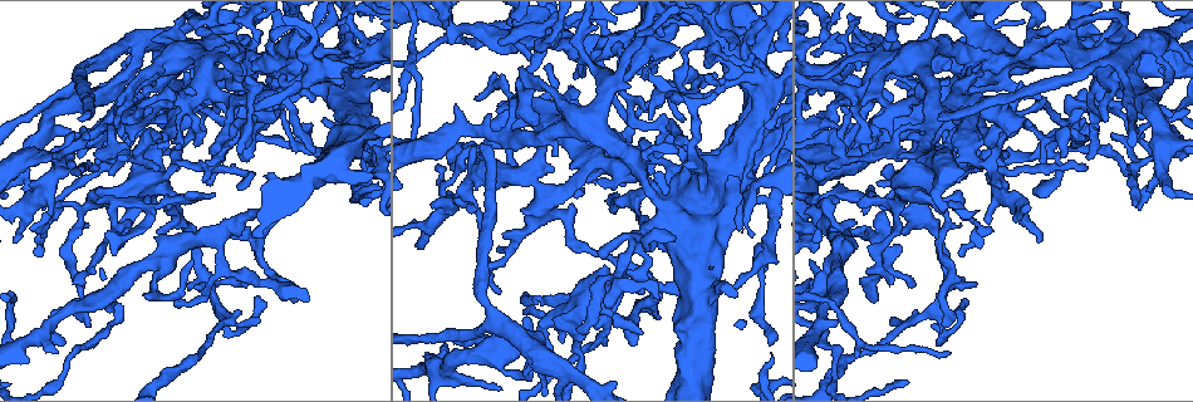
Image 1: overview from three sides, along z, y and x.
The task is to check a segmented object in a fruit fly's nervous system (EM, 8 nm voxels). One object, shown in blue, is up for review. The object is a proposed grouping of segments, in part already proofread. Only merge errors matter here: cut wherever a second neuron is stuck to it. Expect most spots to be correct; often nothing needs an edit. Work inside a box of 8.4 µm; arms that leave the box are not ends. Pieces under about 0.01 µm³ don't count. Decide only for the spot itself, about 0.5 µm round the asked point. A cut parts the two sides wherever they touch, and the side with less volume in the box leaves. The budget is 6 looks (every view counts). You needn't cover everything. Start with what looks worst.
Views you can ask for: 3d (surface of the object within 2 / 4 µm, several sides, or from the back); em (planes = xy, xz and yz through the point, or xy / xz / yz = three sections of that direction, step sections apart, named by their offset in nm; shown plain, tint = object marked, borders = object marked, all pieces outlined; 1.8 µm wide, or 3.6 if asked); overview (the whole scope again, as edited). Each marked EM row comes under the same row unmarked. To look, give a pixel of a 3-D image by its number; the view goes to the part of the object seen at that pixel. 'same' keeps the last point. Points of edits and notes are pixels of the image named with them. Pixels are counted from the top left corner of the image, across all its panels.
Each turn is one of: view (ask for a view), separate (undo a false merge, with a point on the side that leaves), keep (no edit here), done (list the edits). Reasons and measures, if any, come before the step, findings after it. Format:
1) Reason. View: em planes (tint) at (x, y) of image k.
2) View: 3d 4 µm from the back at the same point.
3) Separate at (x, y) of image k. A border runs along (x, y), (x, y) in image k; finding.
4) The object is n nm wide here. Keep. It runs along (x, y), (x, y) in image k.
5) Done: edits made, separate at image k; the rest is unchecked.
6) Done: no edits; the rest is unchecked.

Calibre changes. View: em planes (borders) at (731, 160) of image 1.

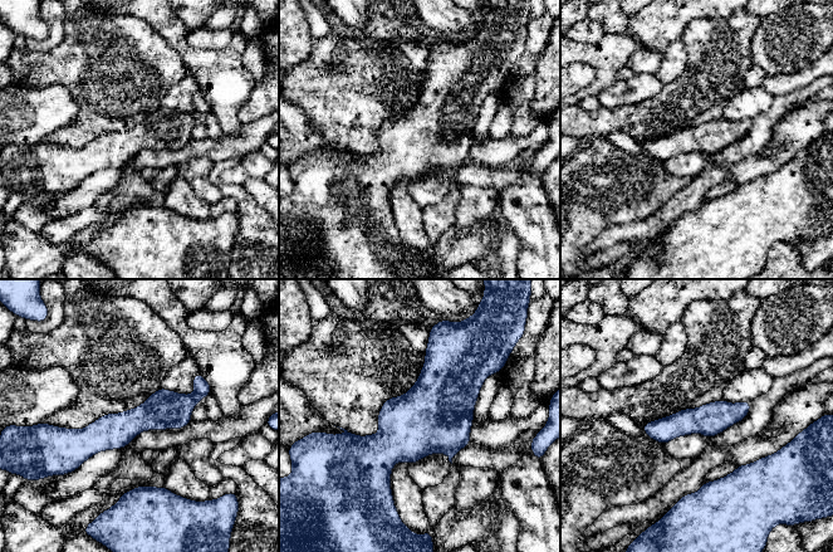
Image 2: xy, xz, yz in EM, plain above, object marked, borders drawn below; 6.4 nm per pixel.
The object is 200 nm wide here. Keep. Continuous, no second neuron.

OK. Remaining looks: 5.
Small branch off a trunk. View: em xy step 16 (tint) at (1130, 76) of image 1.

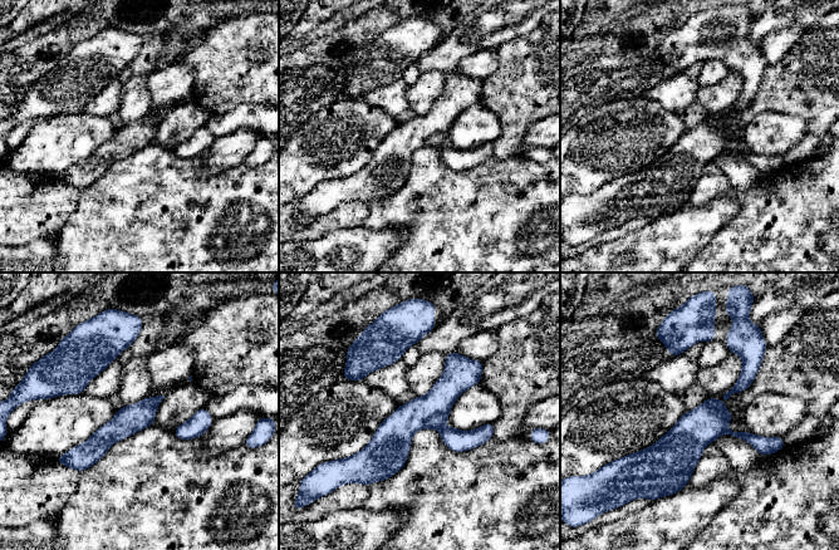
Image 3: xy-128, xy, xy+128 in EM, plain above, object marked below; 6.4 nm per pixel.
Cut it another way. View: em planes (tint) at the same point.

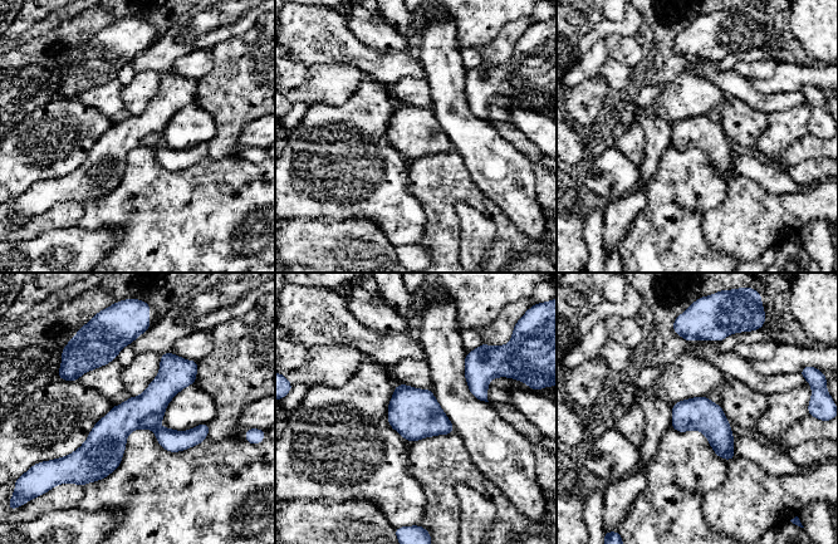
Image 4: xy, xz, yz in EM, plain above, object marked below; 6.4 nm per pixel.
Keep. It runs along (192, 366), (77, 461) in image 4; all the same neuron.

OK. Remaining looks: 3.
Closes a loop. View: em planes (tint) at (245, 73) of image 1.

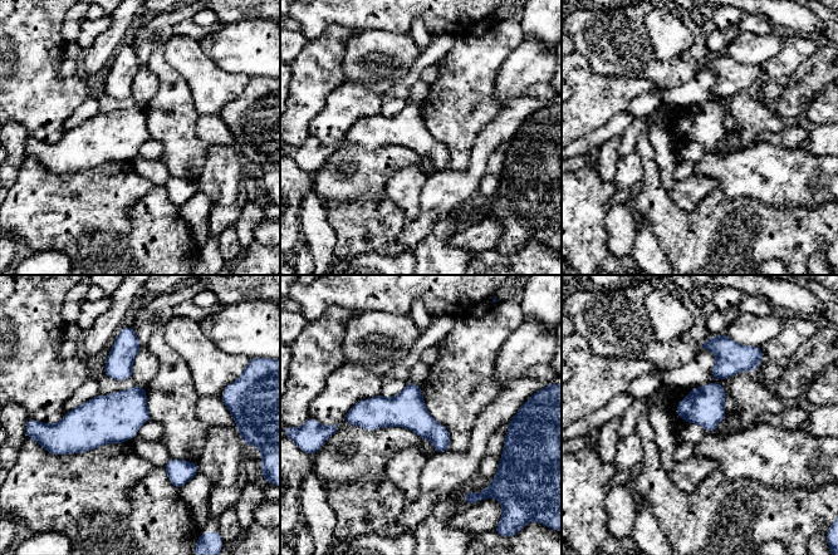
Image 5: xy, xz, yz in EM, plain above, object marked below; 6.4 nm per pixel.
Keep. It runs along (348, 418), (415, 416), (446, 442) in image 5; one neuron here.

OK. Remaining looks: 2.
Done: no edits; the rest is unchecked.

